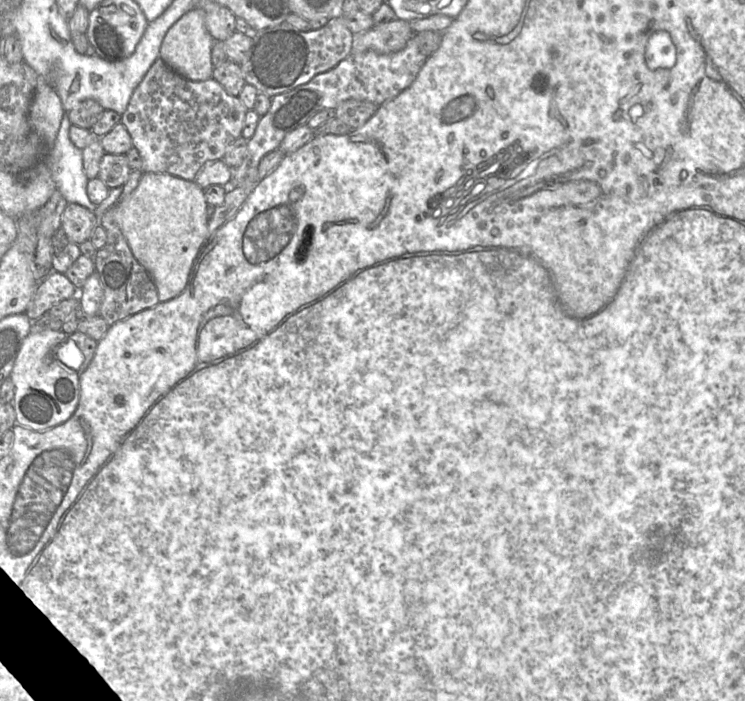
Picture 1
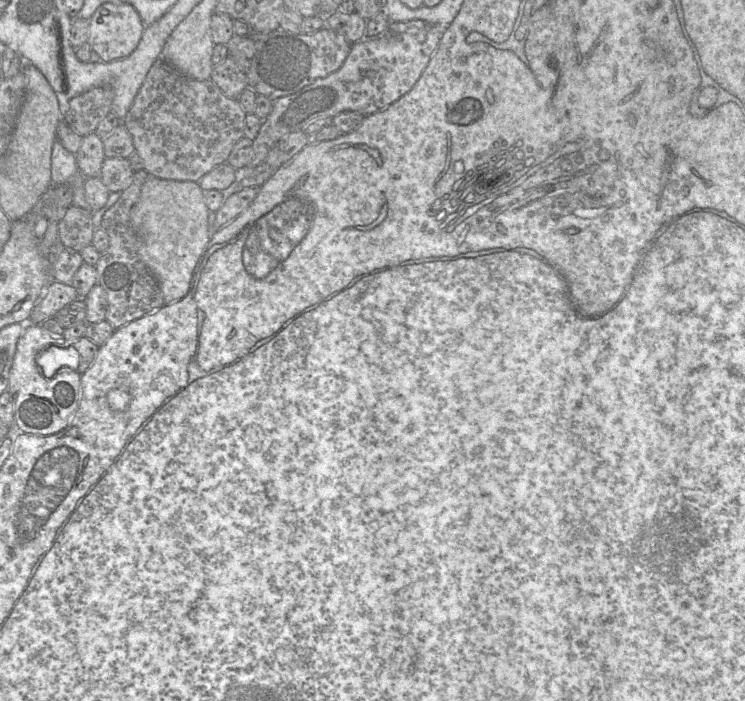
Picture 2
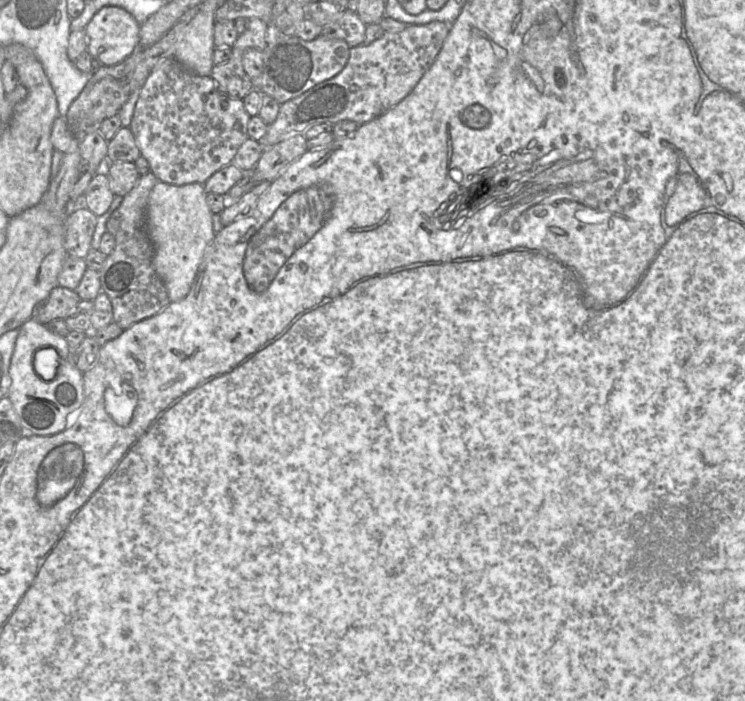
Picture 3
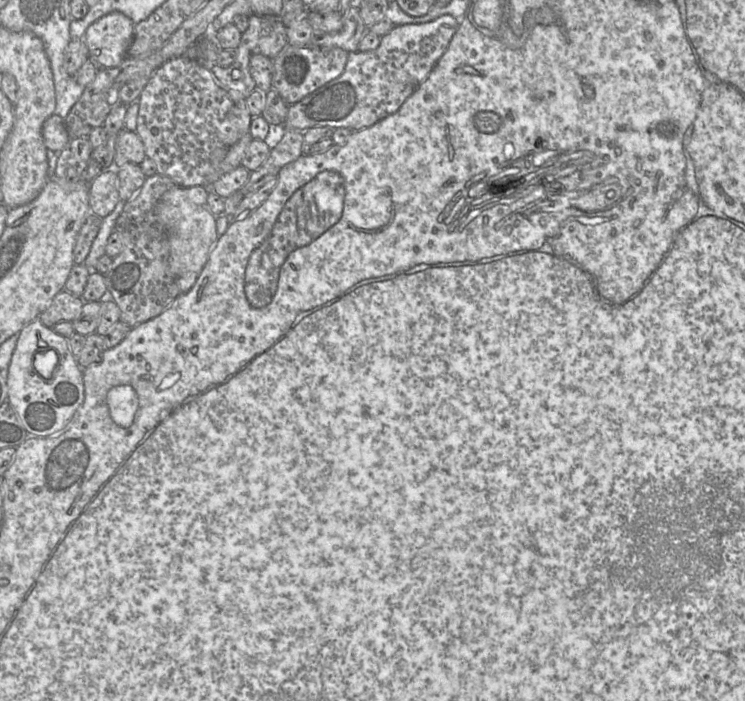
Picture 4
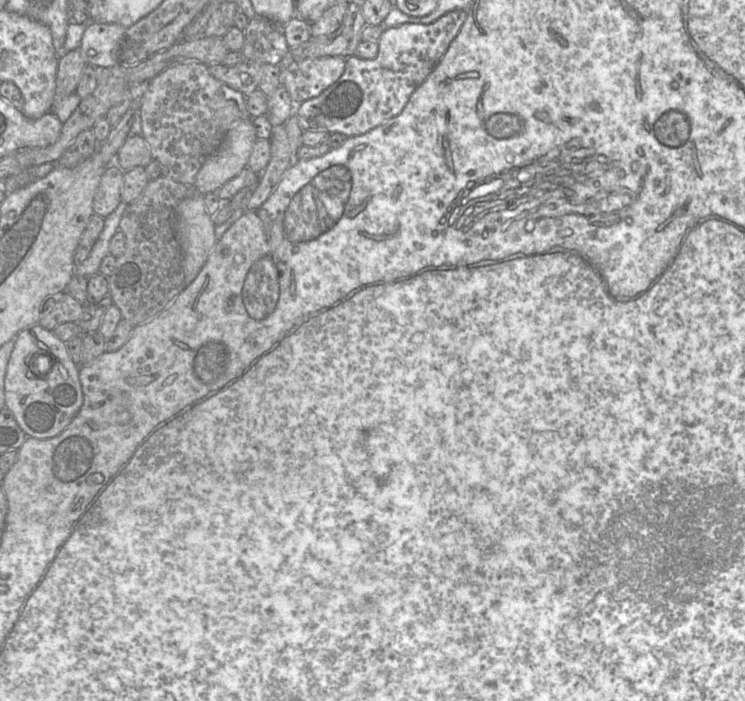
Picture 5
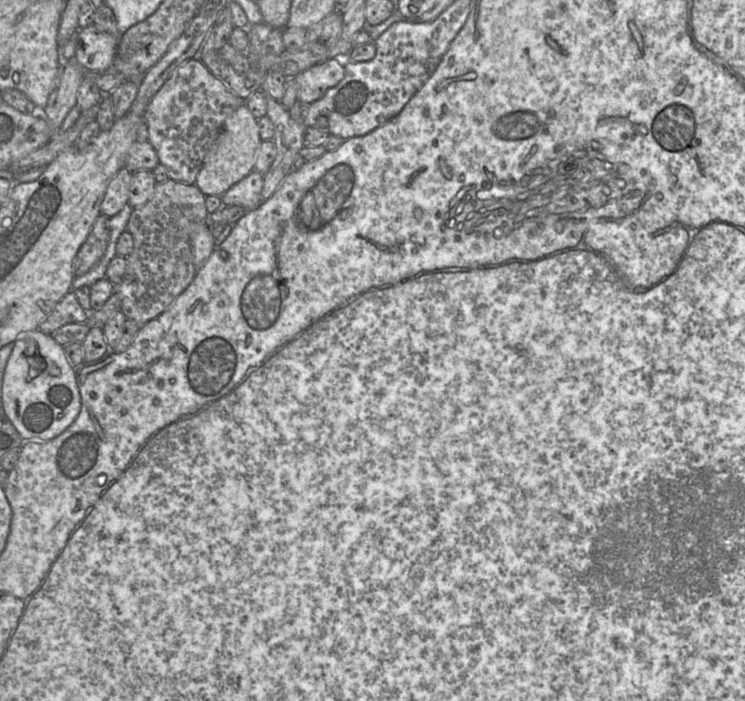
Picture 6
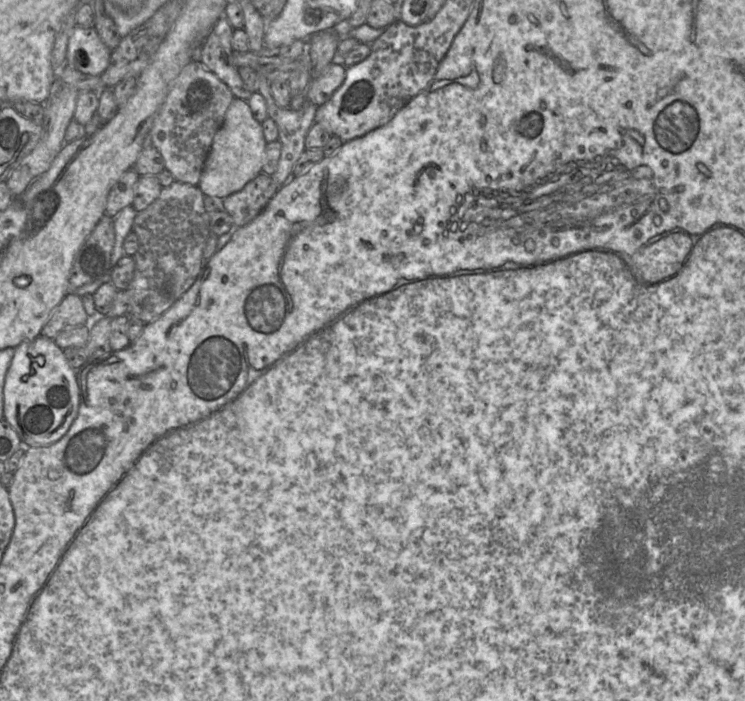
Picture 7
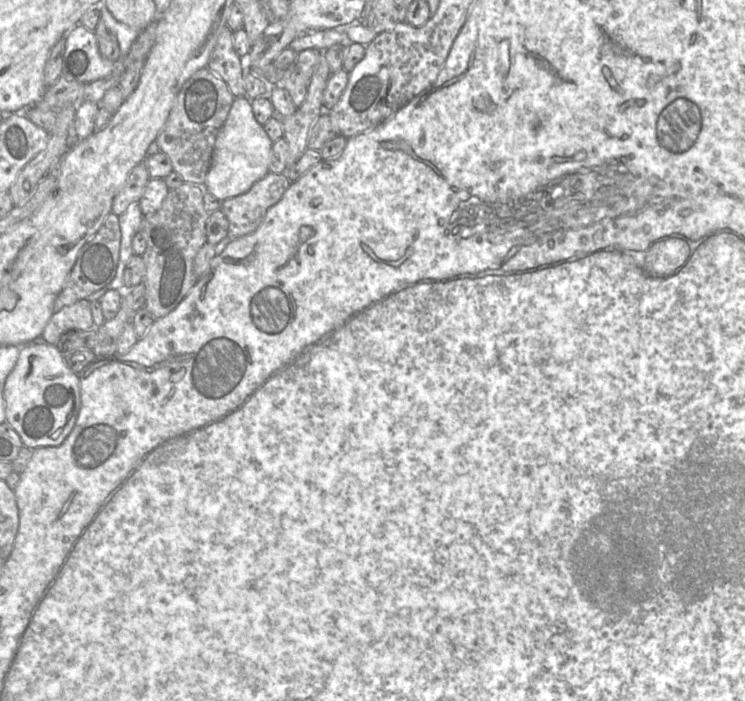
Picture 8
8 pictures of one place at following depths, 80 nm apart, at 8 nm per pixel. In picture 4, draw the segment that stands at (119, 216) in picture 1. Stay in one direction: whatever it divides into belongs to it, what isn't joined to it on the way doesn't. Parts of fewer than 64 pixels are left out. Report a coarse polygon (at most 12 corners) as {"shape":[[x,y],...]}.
{"shape":[[173,186],[155,215],[179,294],[218,239],[205,186]]}

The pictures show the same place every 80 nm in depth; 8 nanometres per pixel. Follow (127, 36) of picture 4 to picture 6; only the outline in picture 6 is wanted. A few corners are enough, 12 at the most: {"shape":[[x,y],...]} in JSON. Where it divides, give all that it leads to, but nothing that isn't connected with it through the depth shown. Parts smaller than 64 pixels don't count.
{"shape":[[94,24],[79,29],[74,60],[85,71],[113,64],[118,40]]}

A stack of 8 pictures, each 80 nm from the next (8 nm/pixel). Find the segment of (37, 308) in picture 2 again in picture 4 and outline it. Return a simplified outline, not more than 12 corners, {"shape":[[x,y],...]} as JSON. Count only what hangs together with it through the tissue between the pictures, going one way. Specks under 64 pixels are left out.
{"shape":[[63,289],[38,319],[48,328],[80,316],[82,297]]}

